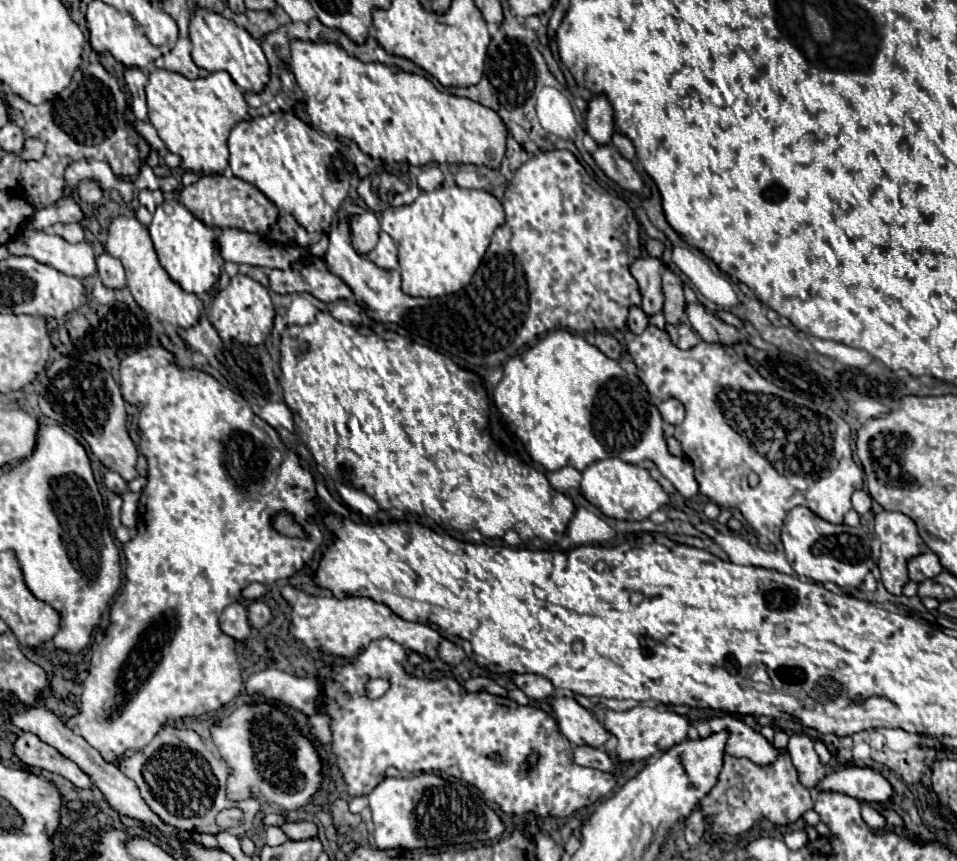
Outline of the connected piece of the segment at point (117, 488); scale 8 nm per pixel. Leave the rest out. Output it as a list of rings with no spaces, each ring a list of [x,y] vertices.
[[[107,470],[107,474],[105,474],[105,486],[107,486],[111,492],[115,492],[115,494],[123,494],[123,492],[129,490],[129,488],[127,488],[127,482],[125,482],[117,472],[113,472],[113,470]]]

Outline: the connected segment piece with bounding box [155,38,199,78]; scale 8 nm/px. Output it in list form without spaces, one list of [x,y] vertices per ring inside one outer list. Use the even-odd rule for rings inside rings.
[[[179,38],[175,48],[155,64],[159,68],[179,72],[179,74],[183,74],[187,78],[197,78],[199,76],[199,66],[191,58],[191,40],[189,38]]]

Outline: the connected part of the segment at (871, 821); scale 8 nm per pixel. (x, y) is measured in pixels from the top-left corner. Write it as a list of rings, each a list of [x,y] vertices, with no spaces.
[[[861,802],[861,816],[863,816],[863,820],[867,822],[869,828],[877,830],[877,828],[885,826],[885,818],[875,808],[871,808],[867,802]]]

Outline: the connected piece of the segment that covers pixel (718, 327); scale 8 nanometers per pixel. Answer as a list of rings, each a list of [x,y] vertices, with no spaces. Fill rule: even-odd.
[[[687,302],[685,314],[687,314],[689,324],[695,328],[695,332],[707,342],[733,344],[739,340],[739,332],[733,326],[725,324],[723,320],[719,320],[713,314],[709,314],[707,308],[697,302]]]

